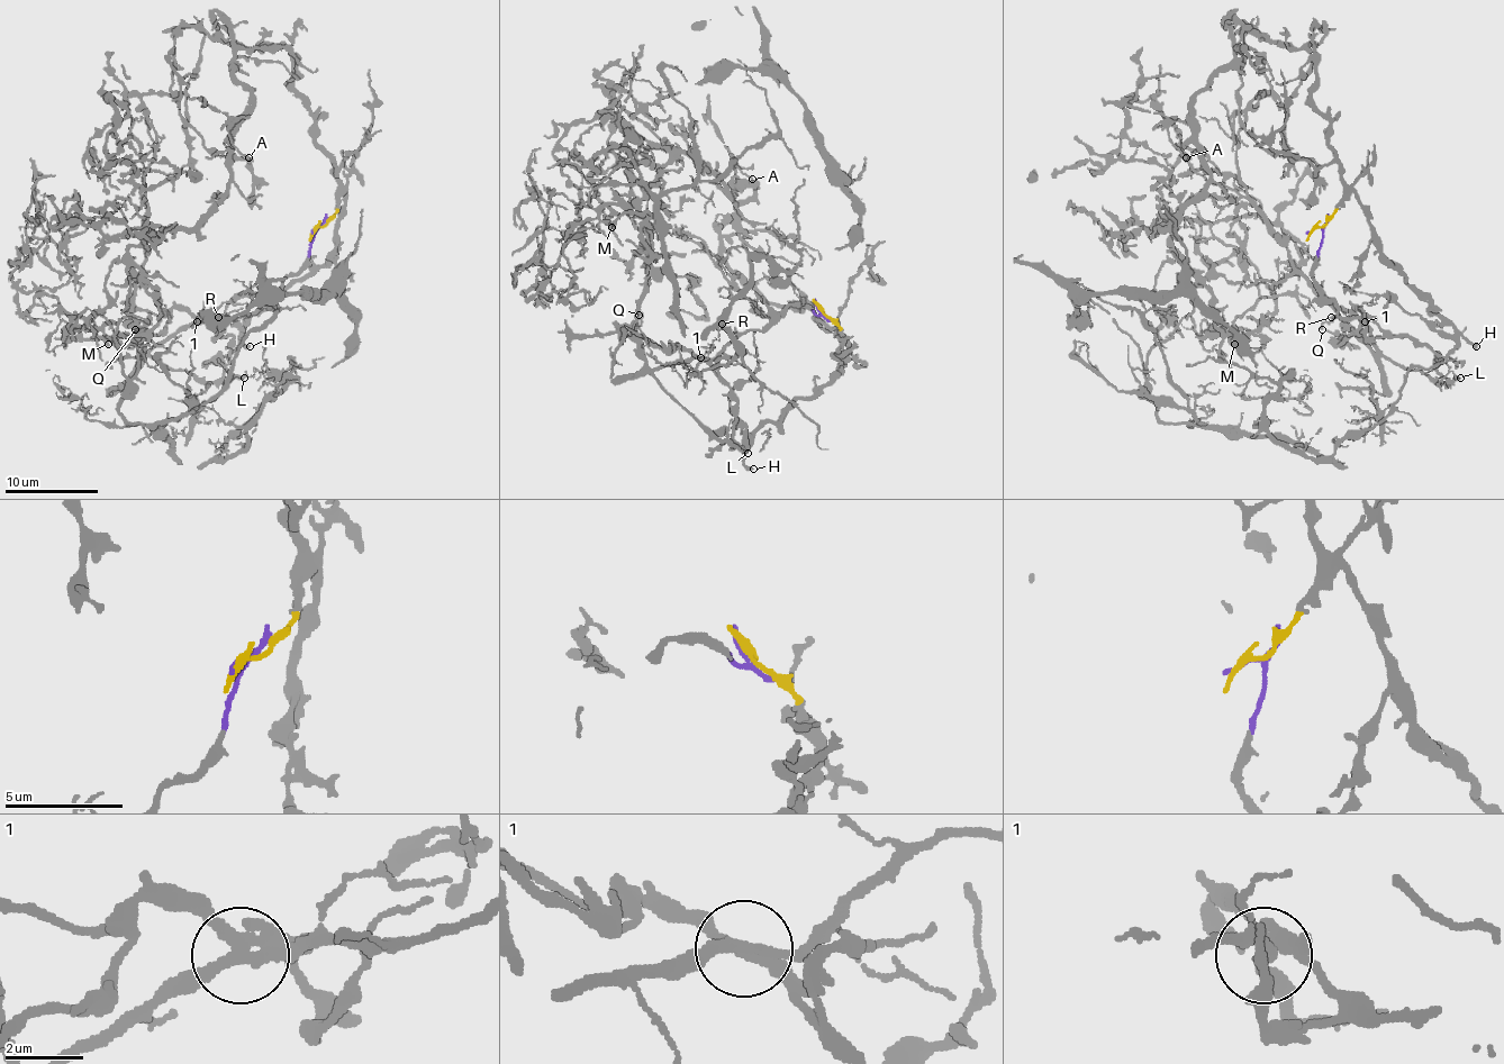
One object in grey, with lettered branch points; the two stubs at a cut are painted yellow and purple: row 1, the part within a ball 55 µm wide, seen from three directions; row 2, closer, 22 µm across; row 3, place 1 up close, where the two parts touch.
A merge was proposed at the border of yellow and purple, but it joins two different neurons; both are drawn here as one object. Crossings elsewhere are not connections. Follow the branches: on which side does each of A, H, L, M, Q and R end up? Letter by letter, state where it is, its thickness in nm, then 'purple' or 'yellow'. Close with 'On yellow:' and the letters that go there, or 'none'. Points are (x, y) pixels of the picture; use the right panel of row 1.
A: at (1186, 157); 170 nm thick; yellow
H: at (1476, 346); 300 nm thick; yellow
L: at (1460, 378); 100 nm thick; purple
M: at (1234, 344); 280 nm thick; yellow
Q: at (1322, 329); 130 nm thick; purple
R: at (1331, 317); 160 nm thick; purple
On yellow: A, H, M

